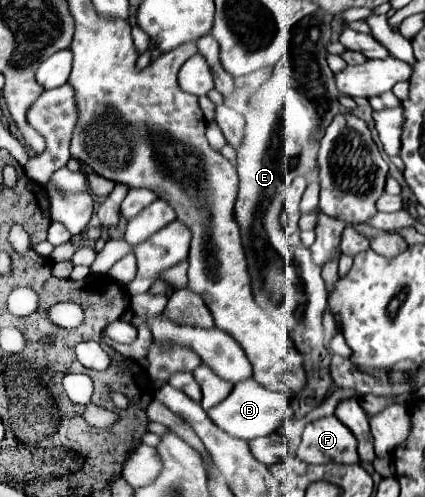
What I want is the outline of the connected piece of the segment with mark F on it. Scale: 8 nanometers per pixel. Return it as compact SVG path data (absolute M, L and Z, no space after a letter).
M326 416L310 422L304 428L302 442L298 446L298 458L306 464L358 464L356 438L348 428L336 418Z

